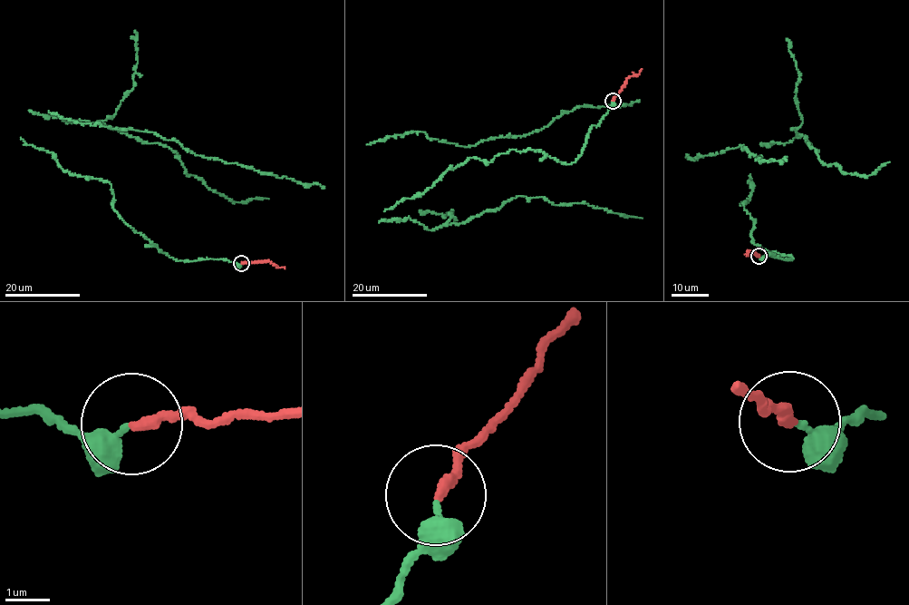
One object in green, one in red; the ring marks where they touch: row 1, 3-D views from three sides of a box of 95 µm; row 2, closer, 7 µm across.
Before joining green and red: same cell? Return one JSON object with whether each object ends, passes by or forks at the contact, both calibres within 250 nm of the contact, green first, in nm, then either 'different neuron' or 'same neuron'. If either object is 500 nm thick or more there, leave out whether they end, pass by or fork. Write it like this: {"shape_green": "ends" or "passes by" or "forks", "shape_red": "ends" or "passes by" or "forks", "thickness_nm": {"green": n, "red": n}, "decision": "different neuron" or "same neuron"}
{"shape_green": "ends", "shape_red": "ends", "thickness_nm": {"green": 300, "red": 240}, "decision": "same neuron"}

